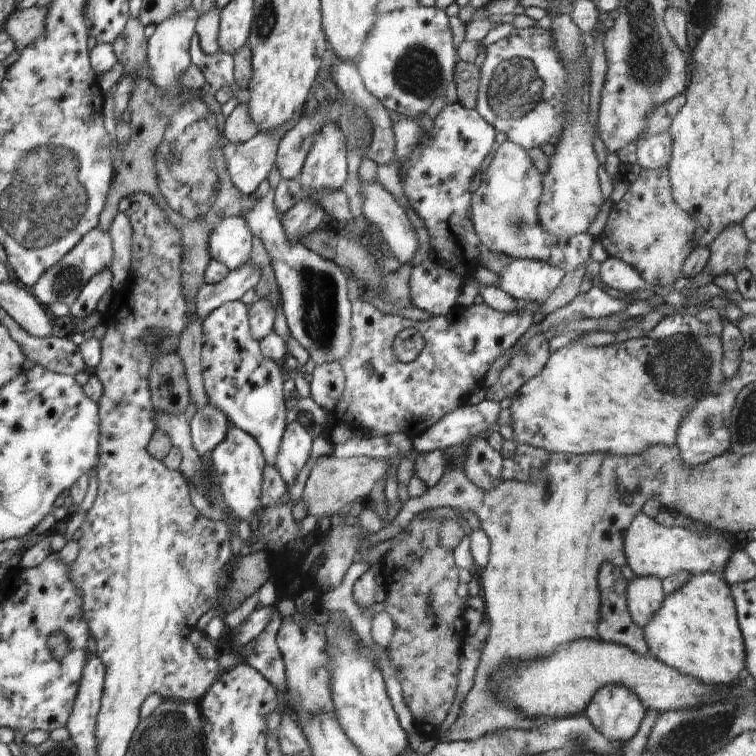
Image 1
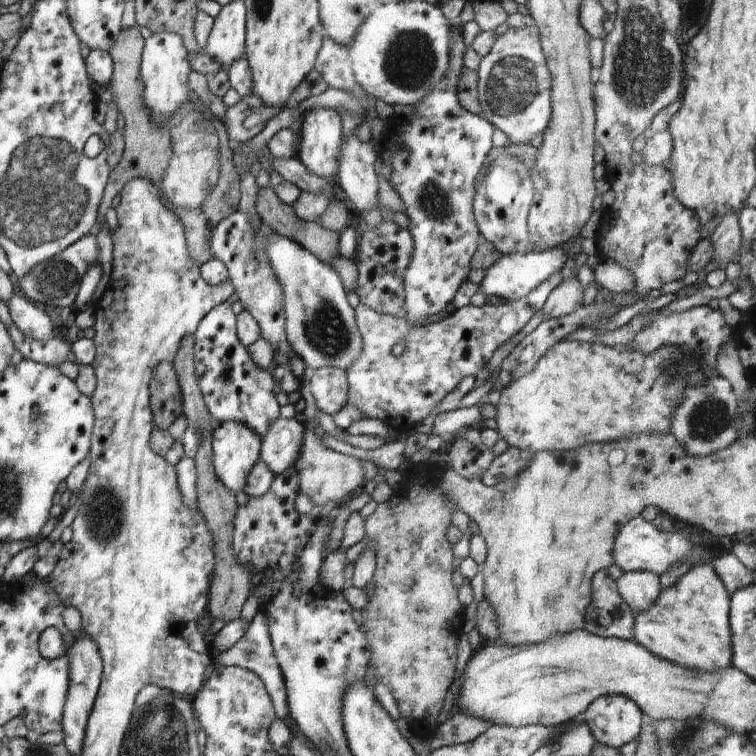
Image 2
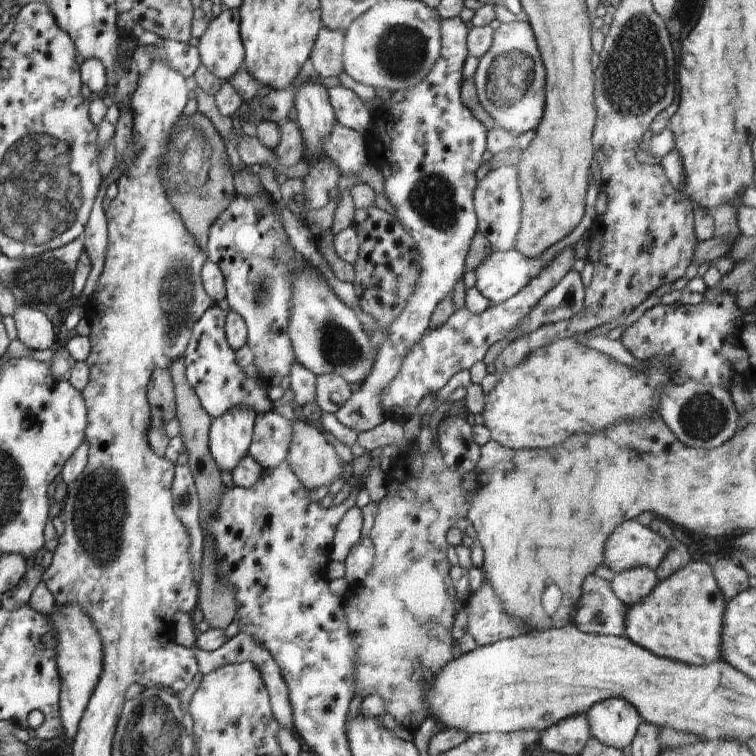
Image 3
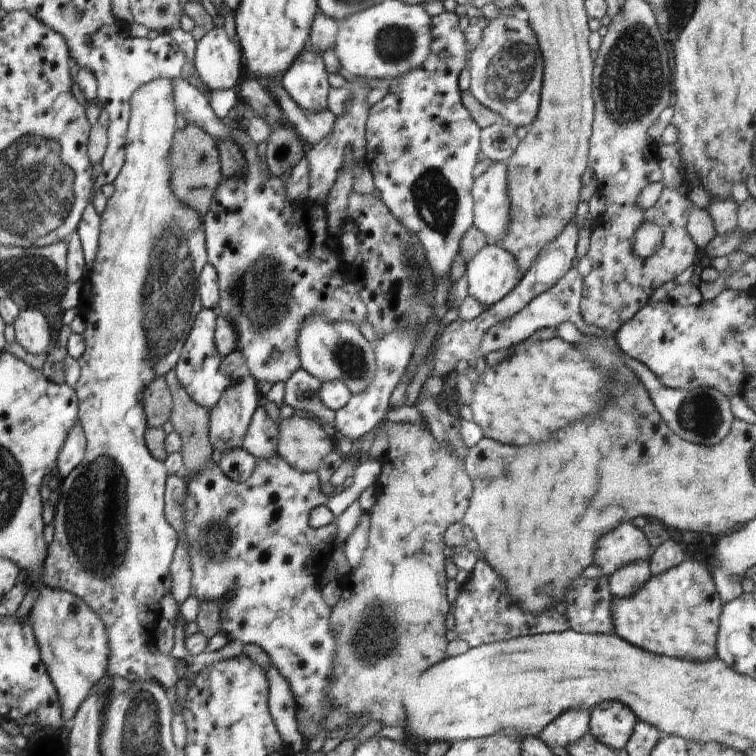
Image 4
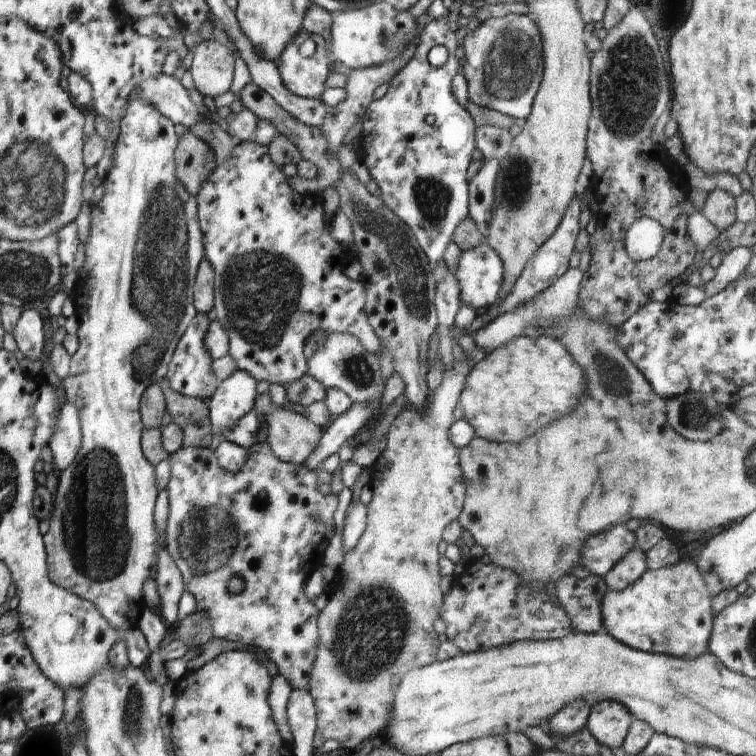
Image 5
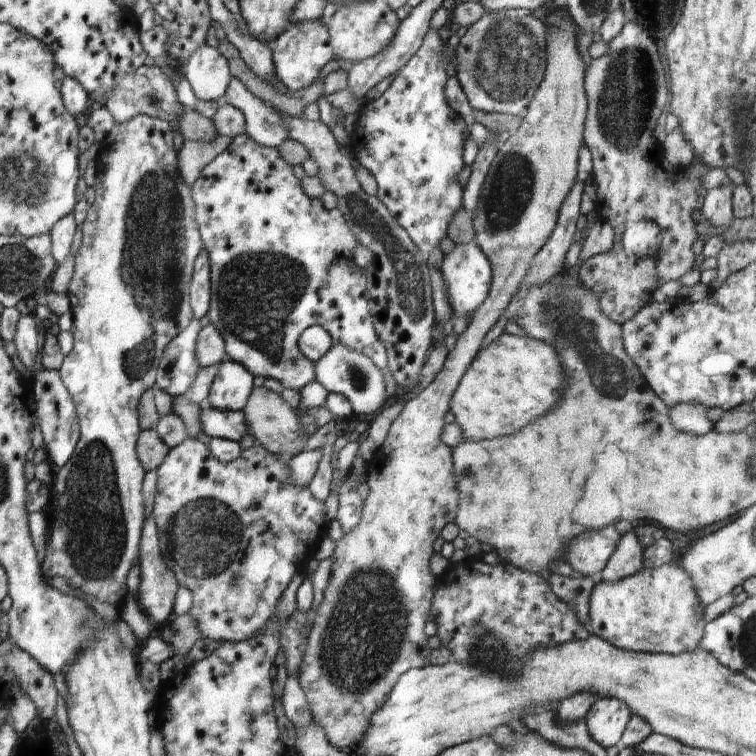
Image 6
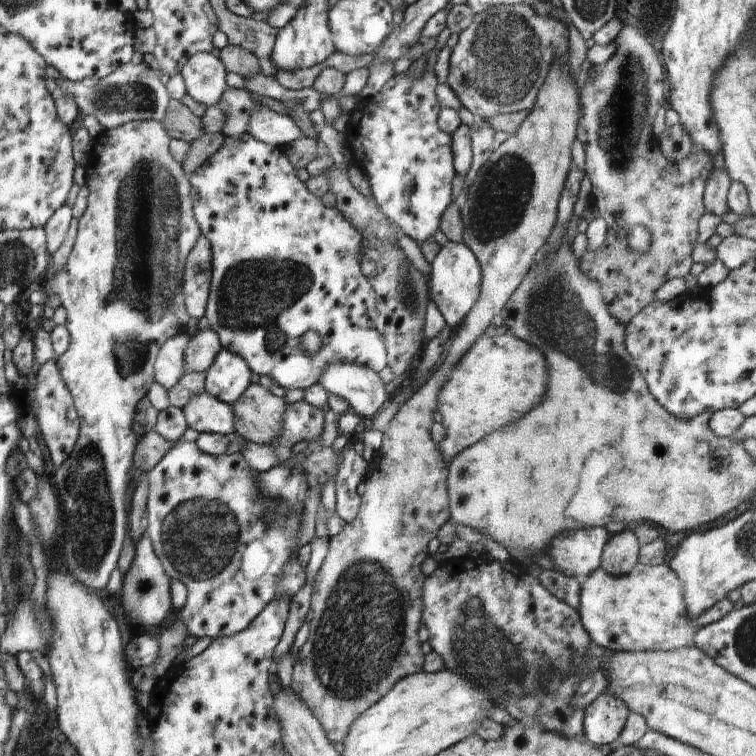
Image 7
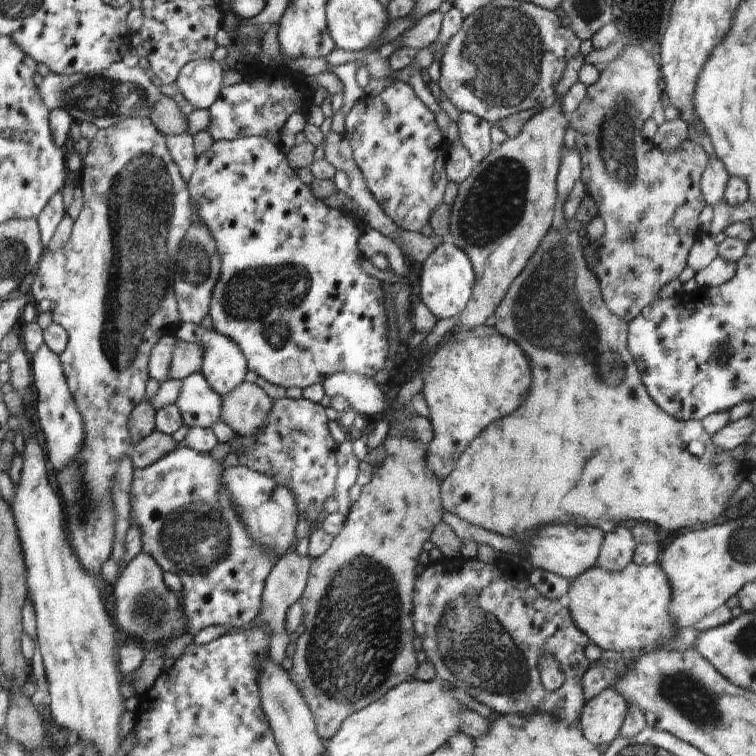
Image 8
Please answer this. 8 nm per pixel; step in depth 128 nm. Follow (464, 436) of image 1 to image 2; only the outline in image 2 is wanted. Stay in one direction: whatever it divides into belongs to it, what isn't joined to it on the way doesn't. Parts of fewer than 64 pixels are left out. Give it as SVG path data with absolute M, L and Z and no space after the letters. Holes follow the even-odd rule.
M482 402L468 408L445 411L438 414L434 421L432 434L441 436L444 446L453 441L456 432L468 427L482 427Z

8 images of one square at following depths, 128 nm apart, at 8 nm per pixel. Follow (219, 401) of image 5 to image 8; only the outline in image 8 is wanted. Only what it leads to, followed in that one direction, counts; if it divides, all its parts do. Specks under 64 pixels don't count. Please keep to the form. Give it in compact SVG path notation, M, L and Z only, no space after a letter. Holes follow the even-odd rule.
M182 323L176 331L176 338L188 340L190 343L200 344L203 354L201 373L220 396L234 390L242 381L248 371L247 358L242 354L240 347L225 334L220 334L216 329L208 330L196 323Z

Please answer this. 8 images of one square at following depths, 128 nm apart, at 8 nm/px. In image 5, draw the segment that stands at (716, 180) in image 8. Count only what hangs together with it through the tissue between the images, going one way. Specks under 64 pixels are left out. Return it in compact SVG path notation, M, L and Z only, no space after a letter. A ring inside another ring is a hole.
M714 189L708 193L701 211L720 232L736 221L735 198L722 189Z

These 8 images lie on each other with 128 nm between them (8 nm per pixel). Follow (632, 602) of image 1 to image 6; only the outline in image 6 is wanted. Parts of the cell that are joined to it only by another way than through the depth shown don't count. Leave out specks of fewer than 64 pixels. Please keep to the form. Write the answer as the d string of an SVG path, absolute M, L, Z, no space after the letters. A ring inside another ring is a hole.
M634 529L620 535L615 551L600 571L604 581L616 582L636 574L644 567L644 551Z

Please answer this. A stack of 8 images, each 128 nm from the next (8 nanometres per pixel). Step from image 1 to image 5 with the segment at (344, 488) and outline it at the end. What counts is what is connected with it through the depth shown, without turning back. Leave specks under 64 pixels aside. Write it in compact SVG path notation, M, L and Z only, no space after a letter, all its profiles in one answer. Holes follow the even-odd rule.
M269 393L258 394L252 410L268 424L267 443L281 461L302 465L317 447L323 430L299 413L272 403Z

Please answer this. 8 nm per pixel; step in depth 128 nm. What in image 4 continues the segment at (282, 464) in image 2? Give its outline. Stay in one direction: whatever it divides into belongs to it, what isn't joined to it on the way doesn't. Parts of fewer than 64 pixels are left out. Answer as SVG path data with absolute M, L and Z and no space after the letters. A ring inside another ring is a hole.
M263 402L252 415L250 424L245 430L241 448L247 450L258 459L271 457L277 454L277 438L279 437L279 426L272 421L263 407Z

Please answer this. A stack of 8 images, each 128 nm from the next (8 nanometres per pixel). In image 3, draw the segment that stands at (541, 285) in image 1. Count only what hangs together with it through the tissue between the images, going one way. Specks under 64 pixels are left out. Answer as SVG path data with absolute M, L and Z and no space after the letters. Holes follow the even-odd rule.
M590 182L590 186L588 188L588 192L586 194L586 206L584 218L582 218L581 224L578 224L570 234L568 234L562 241L559 241L557 244L554 244L551 248L548 248L541 256L537 258L528 258L526 254L520 254L518 250L508 250L508 251L495 251L493 250L488 254L488 258L484 258L484 262L480 262L480 266L476 268L474 273L476 274L476 286L478 288L478 292L484 296L489 302L490 305L498 305L502 304L502 302L506 302L521 292L526 287L526 284L532 280L532 278L536 278L564 248L568 248L568 246L576 245L576 242L580 240L582 237L586 237L589 233L590 228L595 222L596 217L598 216L595 210L596 200L598 198L599 192L602 188L598 184L592 184Z

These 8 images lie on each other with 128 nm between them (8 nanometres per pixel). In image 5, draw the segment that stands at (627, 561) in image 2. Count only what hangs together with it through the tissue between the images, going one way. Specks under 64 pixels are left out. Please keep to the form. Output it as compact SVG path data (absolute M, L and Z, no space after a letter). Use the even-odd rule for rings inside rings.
M625 524L613 526L586 540L581 566L593 575L604 576L634 546L634 532Z

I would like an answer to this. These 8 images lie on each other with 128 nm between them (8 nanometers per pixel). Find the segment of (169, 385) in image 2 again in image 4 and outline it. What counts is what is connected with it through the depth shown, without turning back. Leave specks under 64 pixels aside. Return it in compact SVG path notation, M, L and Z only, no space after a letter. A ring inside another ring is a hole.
M164 377L155 378L144 389L143 407L148 427L162 427L170 418L173 402Z

